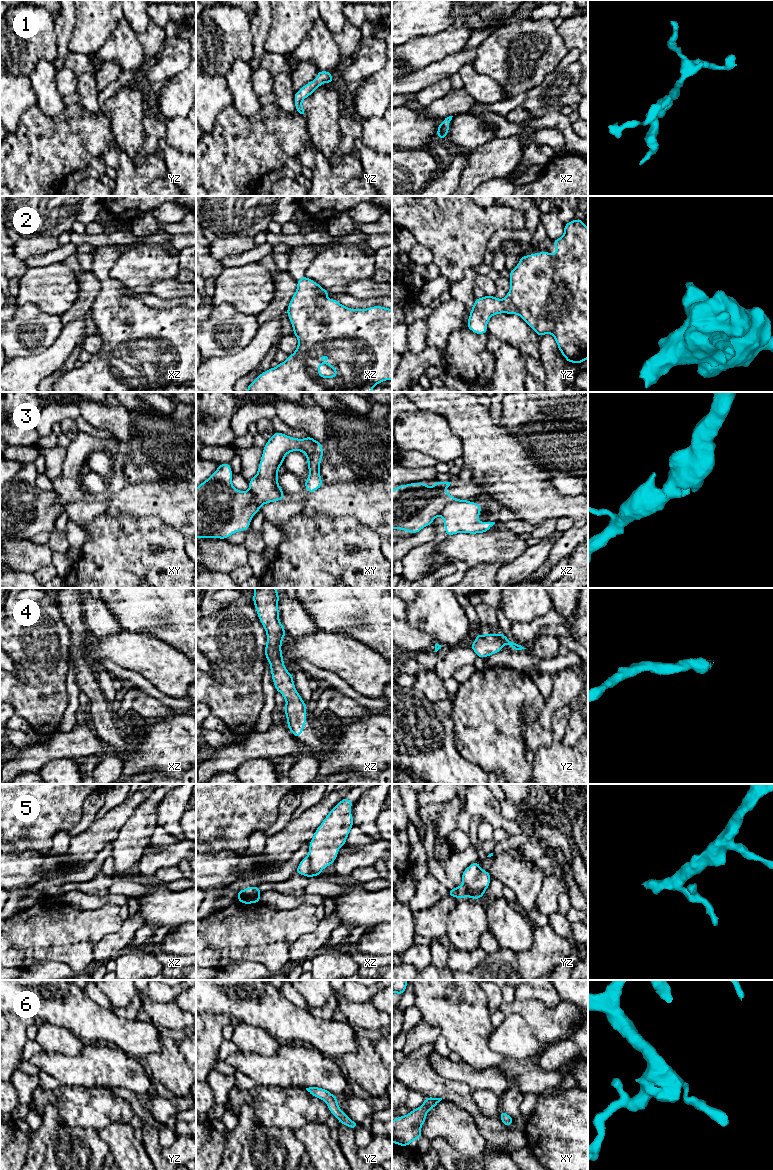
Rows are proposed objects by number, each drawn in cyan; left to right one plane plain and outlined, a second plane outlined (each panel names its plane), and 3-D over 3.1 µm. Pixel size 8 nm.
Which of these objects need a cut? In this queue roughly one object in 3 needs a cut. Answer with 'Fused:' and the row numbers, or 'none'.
Fused: 3, 5

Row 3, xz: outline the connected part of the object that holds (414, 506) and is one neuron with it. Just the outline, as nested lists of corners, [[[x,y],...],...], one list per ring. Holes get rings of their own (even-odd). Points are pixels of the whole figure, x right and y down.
[[[437,481],[432,487],[426,483],[410,483],[400,485],[392,490],[392,529],[400,529],[413,534],[418,533],[426,526],[430,526],[433,520],[441,513],[447,502],[455,498],[446,492],[451,482]]]

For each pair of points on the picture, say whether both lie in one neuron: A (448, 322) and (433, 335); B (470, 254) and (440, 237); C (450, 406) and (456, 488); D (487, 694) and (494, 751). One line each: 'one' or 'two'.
A: one
B: one
C: two
D: one

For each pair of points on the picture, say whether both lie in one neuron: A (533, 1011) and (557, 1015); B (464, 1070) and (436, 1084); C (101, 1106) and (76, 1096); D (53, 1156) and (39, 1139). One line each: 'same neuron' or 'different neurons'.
A: same neuron
B: different neurons
C: same neuron
D: different neurons

